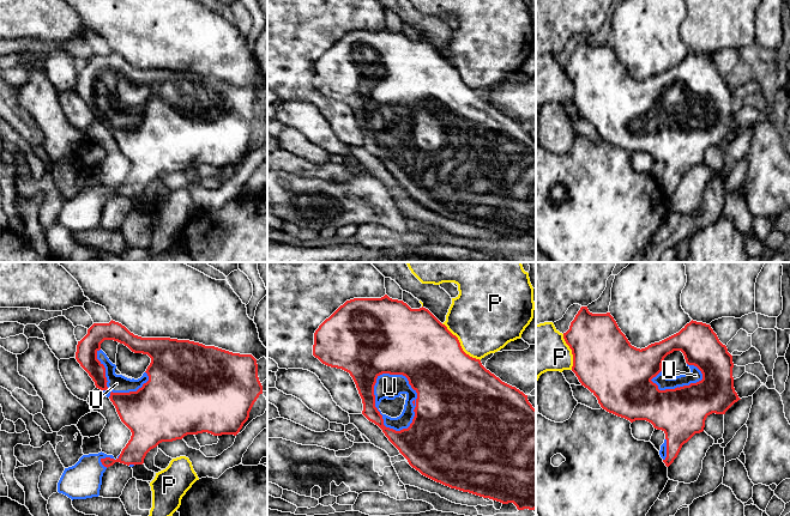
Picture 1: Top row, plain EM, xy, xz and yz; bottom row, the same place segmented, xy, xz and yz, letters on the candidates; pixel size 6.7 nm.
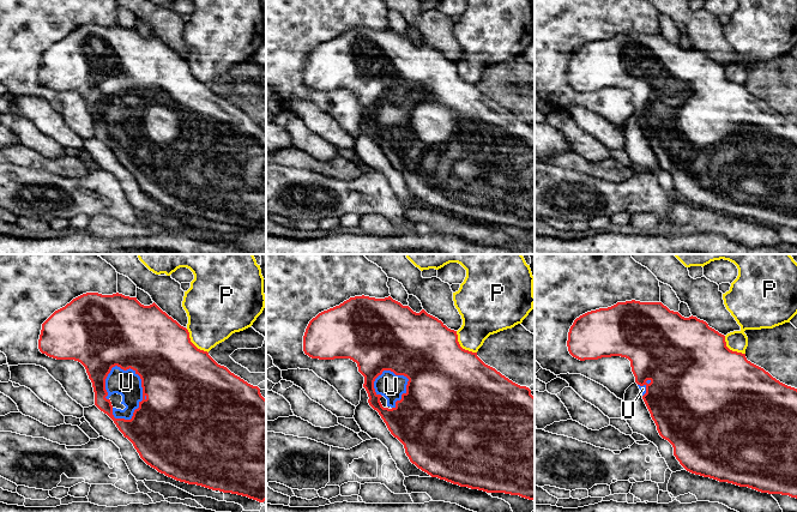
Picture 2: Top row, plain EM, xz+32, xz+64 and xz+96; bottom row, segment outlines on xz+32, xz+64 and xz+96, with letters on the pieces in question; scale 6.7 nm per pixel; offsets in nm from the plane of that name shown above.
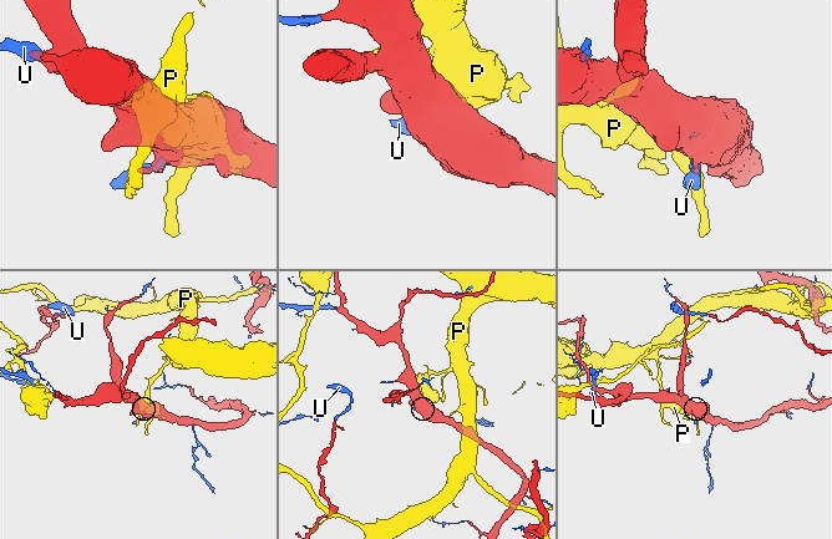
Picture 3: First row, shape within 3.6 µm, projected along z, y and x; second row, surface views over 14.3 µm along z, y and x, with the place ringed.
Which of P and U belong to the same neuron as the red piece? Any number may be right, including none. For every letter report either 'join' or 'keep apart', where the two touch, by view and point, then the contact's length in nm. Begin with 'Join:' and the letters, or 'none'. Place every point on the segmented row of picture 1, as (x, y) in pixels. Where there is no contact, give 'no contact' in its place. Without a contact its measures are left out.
Join: U
P: keep apart; contact xz (459, 345); length 360 nm
U: join; contact xz (378, 411); length 420 nm

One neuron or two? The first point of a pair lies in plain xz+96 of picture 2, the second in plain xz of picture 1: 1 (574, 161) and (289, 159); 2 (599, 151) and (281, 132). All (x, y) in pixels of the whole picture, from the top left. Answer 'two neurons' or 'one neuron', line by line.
1: one neuron
2: one neuron

